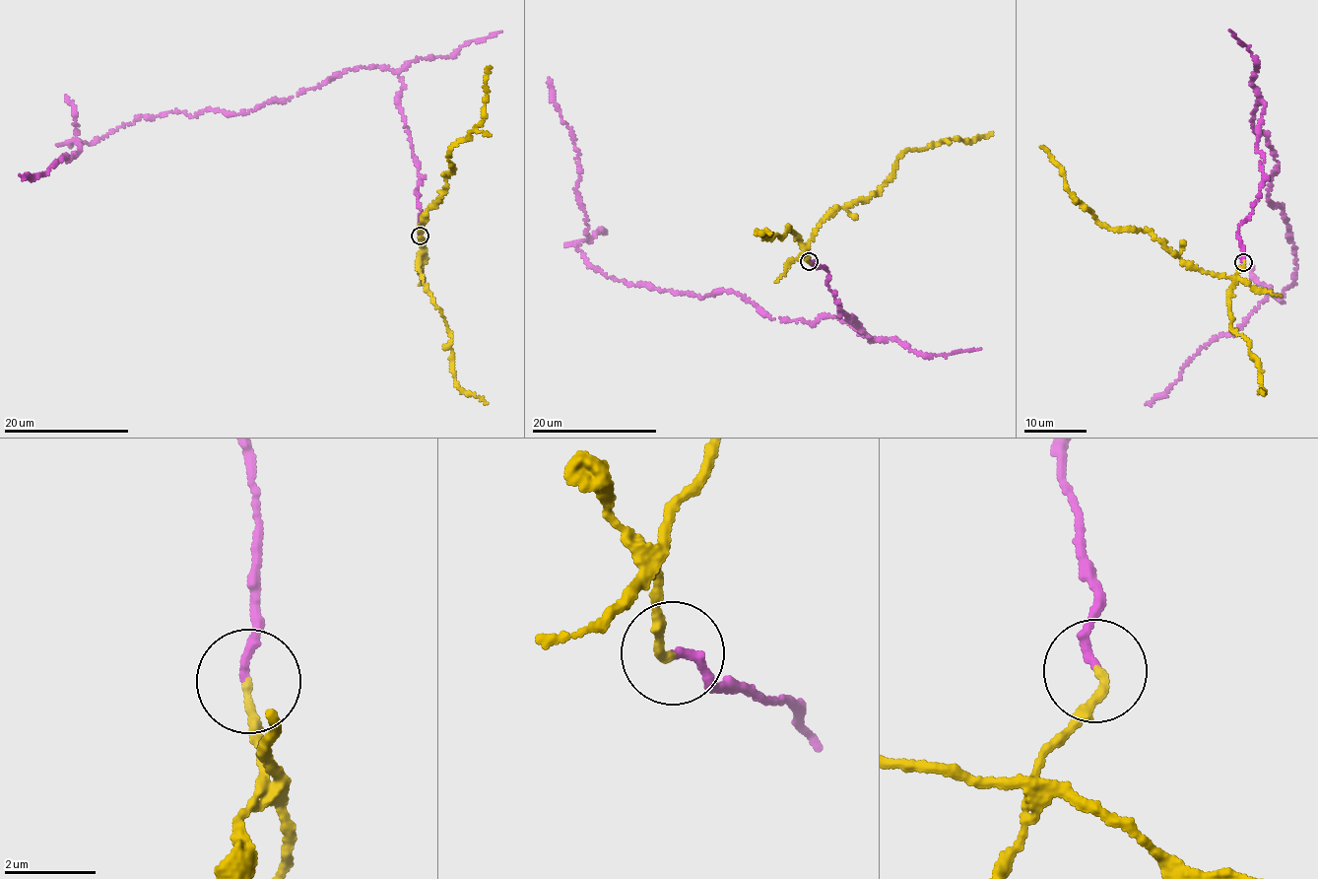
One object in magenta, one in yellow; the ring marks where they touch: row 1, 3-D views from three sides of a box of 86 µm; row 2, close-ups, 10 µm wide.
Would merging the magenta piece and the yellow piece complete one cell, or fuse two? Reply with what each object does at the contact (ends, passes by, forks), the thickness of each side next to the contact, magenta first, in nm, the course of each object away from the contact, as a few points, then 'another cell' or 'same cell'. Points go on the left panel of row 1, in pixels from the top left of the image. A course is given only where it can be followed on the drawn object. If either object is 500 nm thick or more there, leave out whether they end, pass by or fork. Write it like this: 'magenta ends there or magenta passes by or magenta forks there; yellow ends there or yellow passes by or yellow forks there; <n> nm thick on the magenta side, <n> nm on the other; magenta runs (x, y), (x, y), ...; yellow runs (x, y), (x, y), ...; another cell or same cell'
magenta ends there; yellow ends there; 160 nm thick on the magenta side, 170 nm on the other; magenta runs (420, 236), (402, 80), (380, 68), (247, 112), (136, 118), (77, 139), (69, 162), (45, 173), (20, 173); yellow runs (420, 236), (422, 248), (419, 230), (442, 196), (451, 148), (482, 121), (490, 65); another cell

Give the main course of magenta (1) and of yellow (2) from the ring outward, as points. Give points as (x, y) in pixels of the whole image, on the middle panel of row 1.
1: (808, 262), (871, 342), (835, 317), (786, 322), (733, 292), (596, 270), (577, 246), (578, 151), (550, 77)
2: (808, 262), (808, 240), (820, 222), (878, 191), (890, 178), (898, 156), (957, 138), (973, 141), (993, 131)

